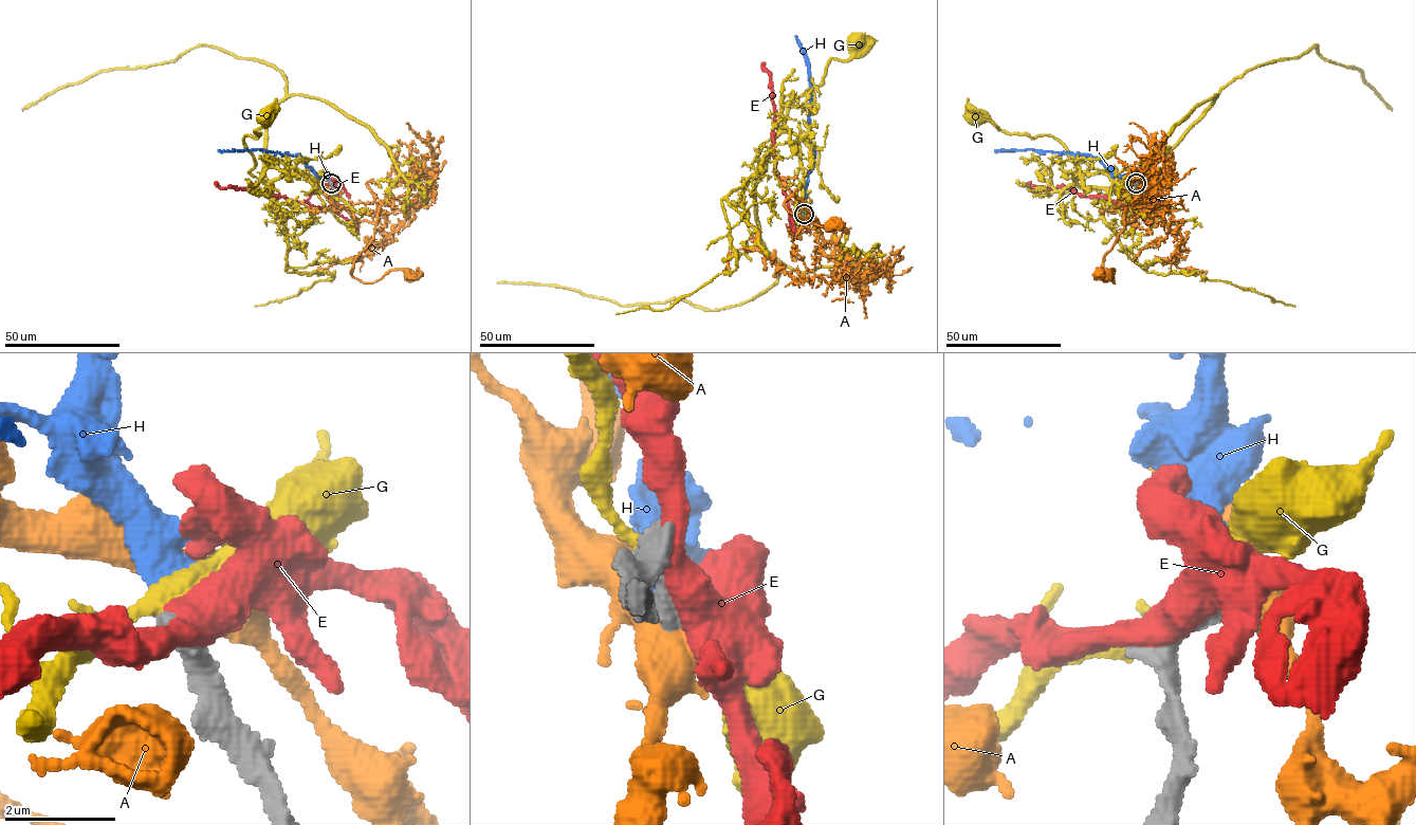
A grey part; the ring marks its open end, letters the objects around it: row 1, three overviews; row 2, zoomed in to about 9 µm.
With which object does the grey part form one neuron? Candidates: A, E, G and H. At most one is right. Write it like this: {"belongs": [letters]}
{"belongs": ["H"]}

